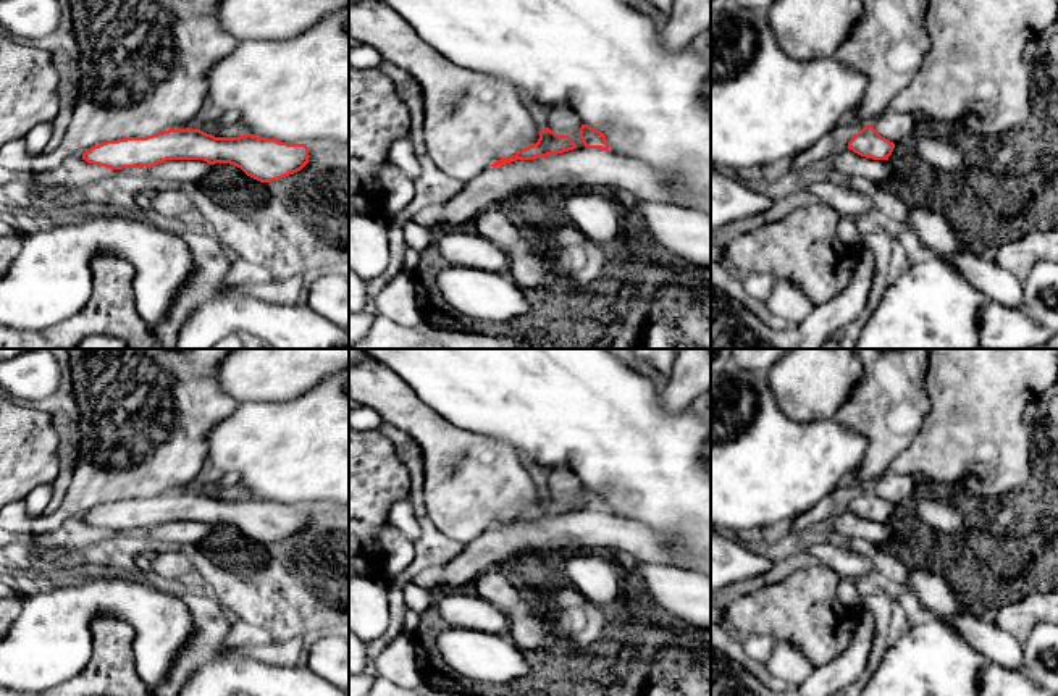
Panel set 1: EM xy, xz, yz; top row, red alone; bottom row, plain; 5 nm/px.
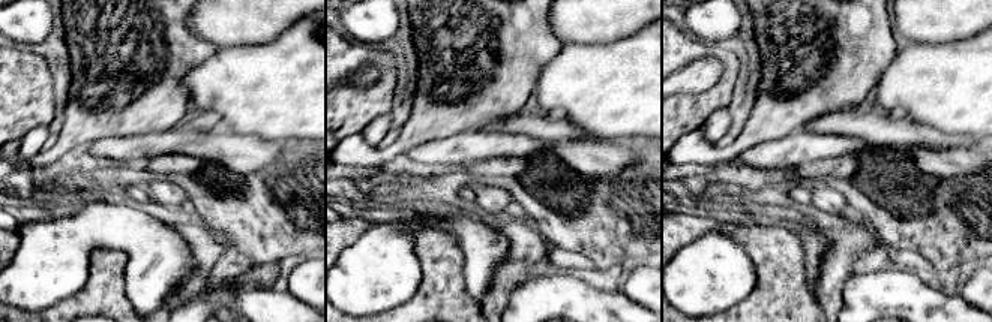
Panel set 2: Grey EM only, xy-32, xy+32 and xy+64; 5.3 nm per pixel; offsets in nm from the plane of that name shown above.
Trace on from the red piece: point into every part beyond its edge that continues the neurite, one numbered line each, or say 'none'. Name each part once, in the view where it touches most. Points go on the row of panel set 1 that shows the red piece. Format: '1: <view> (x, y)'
1: xz (580, 168)

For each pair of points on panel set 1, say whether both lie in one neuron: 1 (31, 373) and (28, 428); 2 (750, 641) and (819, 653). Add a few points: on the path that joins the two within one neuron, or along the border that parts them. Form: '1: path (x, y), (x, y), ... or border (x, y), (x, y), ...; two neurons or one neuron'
1: border (16, 399), (37, 406); two neurons
2: border (740, 635), (769, 635), (776, 641); two neurons

